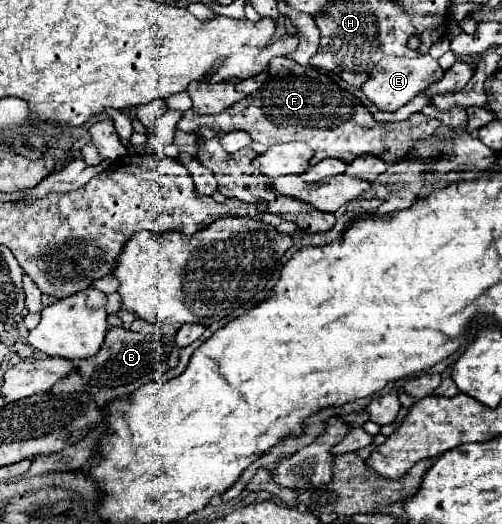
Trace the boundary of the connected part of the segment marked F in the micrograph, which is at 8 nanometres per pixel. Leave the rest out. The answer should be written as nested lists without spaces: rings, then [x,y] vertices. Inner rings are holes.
[[[275,58],[269,64],[269,78],[259,92],[215,116],[193,114],[187,110],[179,120],[179,130],[193,134],[197,134],[201,126],[219,126],[221,134],[245,130],[255,142],[265,146],[301,140],[315,150],[315,156],[311,158],[311,166],[315,166],[325,158],[351,162],[359,156],[379,156],[397,162],[411,152],[415,140],[429,138],[441,126],[439,120],[429,120],[421,112],[403,122],[375,122],[363,104],[353,102],[353,94],[341,90],[333,78],[321,74],[319,70],[303,68],[289,58]]]

